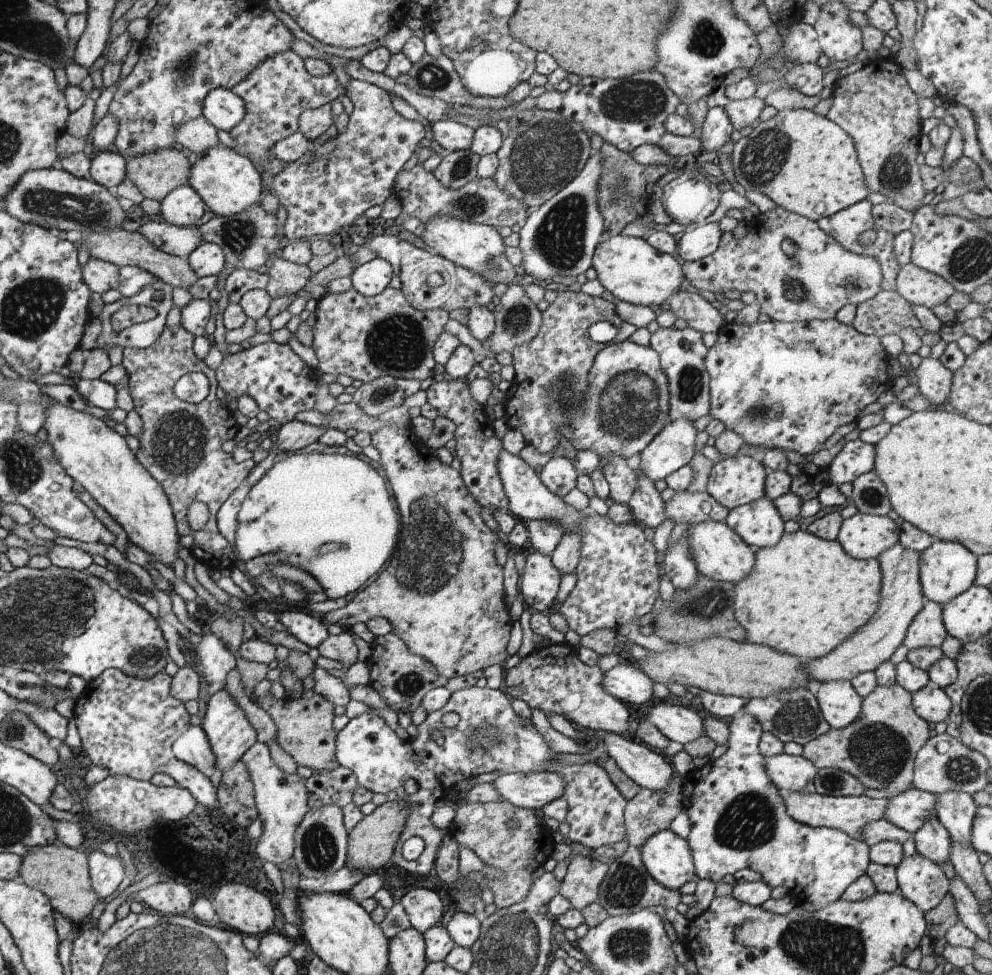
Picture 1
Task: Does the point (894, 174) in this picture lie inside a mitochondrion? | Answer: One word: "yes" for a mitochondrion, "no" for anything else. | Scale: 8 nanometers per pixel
yes

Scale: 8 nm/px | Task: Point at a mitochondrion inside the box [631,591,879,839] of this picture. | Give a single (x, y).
(797, 717)

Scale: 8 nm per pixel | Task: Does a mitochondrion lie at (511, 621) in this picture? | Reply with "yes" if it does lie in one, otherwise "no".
no

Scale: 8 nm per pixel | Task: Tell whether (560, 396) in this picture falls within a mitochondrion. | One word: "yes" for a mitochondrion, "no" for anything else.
yes

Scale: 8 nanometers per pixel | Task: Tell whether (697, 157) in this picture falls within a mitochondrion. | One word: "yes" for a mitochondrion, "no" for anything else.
no

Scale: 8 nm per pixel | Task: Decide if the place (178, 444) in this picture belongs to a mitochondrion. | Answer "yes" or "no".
yes

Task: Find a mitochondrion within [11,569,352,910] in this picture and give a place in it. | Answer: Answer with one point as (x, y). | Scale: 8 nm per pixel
(319, 848)

